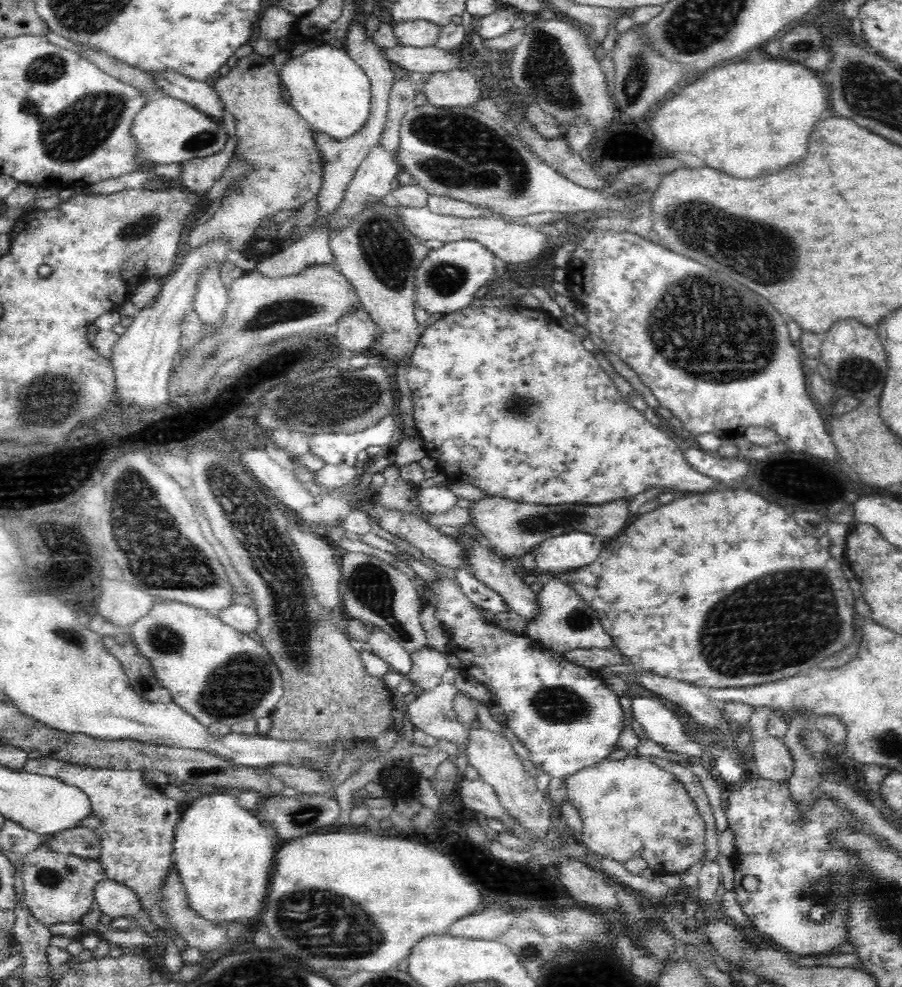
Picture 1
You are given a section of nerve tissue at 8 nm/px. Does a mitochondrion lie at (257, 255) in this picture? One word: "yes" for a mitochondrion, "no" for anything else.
no

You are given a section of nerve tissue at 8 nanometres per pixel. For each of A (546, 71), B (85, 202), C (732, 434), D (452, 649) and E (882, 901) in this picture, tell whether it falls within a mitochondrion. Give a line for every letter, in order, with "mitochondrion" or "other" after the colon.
A: mitochondrion
B: other
C: other
D: other
E: mitochondrion

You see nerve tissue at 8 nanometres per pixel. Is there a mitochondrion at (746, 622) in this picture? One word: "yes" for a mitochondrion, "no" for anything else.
yes

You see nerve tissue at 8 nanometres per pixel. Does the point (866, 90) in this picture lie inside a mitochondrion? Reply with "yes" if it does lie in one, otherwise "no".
yes

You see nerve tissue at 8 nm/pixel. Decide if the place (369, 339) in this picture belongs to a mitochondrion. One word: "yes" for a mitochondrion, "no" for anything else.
no

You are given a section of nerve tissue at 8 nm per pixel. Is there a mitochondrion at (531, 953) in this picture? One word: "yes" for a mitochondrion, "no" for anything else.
yes

